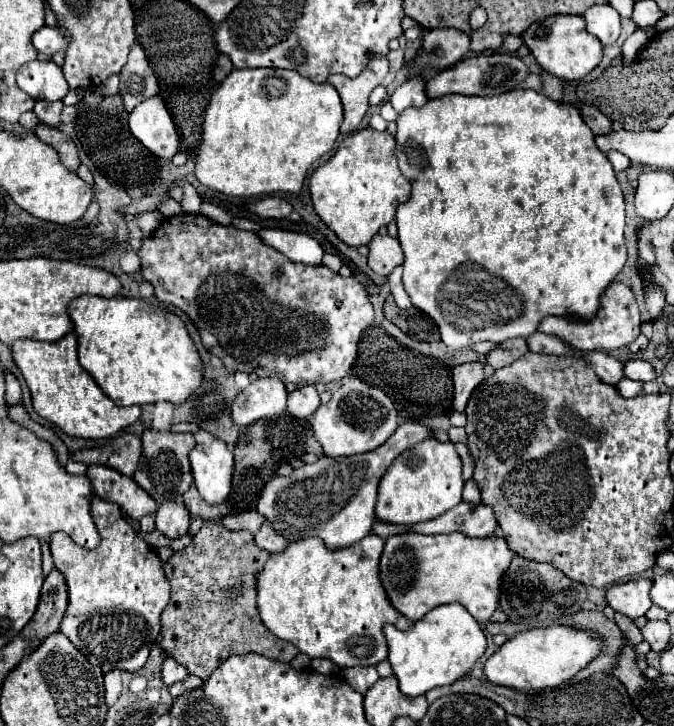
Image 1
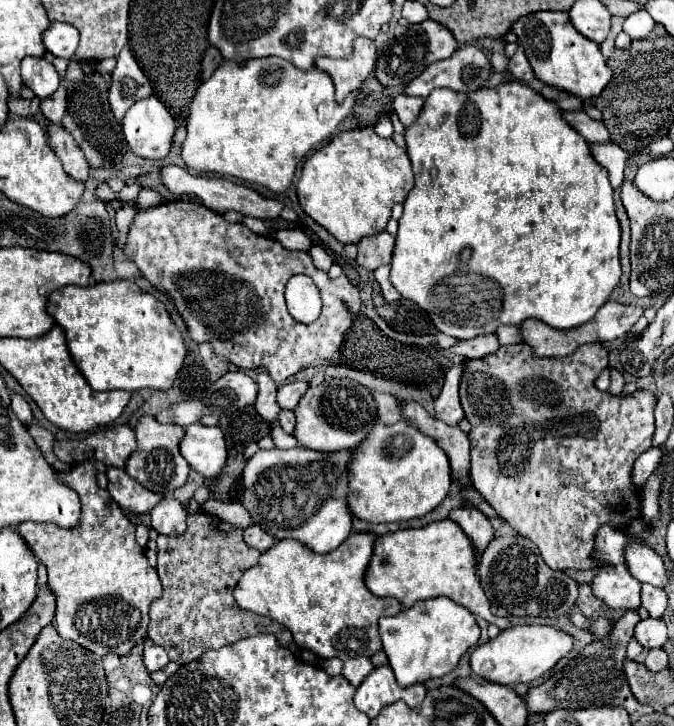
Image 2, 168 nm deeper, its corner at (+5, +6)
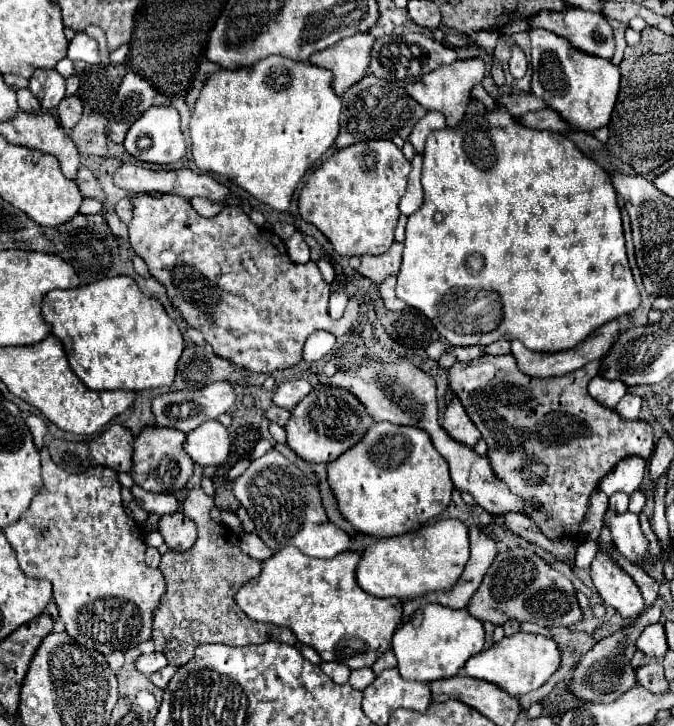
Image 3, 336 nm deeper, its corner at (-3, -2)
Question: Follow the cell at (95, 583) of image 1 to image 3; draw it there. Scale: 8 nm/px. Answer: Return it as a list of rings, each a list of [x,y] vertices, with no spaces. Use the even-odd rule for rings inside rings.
[[[46,447],[40,449],[40,457],[42,457],[42,493],[36,495],[30,503],[30,507],[26,509],[26,513],[22,513],[22,519],[18,519],[18,523],[12,523],[10,527],[4,527],[4,535],[8,539],[8,543],[12,545],[12,549],[16,551],[18,555],[18,563],[20,563],[20,569],[28,575],[28,577],[36,577],[36,579],[48,579],[54,587],[54,601],[58,605],[58,611],[60,611],[60,619],[64,621],[66,625],[66,633],[70,637],[74,637],[80,645],[86,645],[90,649],[96,649],[100,651],[102,655],[110,655],[112,651],[128,651],[136,645],[140,645],[142,641],[148,641],[150,635],[152,635],[152,617],[154,617],[154,607],[158,607],[160,603],[160,597],[164,595],[164,577],[160,573],[160,569],[152,569],[144,563],[144,553],[146,553],[146,545],[144,545],[144,539],[142,539],[142,531],[140,527],[136,525],[134,519],[130,519],[122,507],[122,497],[120,497],[120,491],[122,491],[122,485],[118,483],[118,473],[112,471],[110,467],[102,467],[102,465],[94,465],[90,469],[86,469],[84,473],[66,473],[64,469],[60,469],[52,459],[50,459],[50,453]]]

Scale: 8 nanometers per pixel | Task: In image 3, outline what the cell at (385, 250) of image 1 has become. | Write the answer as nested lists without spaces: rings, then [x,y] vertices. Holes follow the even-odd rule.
[[[392,243],[392,247],[384,255],[364,255],[358,273],[372,283],[382,283],[382,279],[390,275],[398,275],[402,263],[402,243]]]

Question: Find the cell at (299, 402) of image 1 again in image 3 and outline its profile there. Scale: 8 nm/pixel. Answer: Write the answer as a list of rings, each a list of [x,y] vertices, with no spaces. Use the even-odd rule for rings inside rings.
[[[304,379],[288,381],[288,383],[278,385],[278,389],[272,393],[272,401],[274,401],[274,405],[292,411],[298,405],[298,401],[304,399],[310,391],[312,391],[312,385]]]

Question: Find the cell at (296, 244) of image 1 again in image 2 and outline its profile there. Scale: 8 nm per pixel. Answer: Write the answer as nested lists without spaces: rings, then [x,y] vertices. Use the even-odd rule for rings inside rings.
[[[280,229],[274,233],[274,239],[290,251],[308,251],[312,247],[310,237],[300,229]]]

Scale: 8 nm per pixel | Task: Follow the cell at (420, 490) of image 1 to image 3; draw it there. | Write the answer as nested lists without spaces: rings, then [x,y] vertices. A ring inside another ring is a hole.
[[[374,423],[370,431],[362,437],[362,443],[356,443],[342,457],[334,459],[328,465],[328,485],[336,499],[340,515],[362,535],[372,537],[396,537],[416,531],[430,519],[438,517],[452,501],[452,479],[448,461],[434,449],[432,439],[420,427],[392,425],[392,423]]]

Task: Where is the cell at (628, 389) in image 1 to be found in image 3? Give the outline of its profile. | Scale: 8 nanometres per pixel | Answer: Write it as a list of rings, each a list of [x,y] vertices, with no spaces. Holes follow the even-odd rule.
[[[594,377],[588,385],[588,393],[604,407],[614,409],[618,405],[618,401],[624,397],[626,393],[626,385],[622,381],[608,381],[608,379],[600,379]]]

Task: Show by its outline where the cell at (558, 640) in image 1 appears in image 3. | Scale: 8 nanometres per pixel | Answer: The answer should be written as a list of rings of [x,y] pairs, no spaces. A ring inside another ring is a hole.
[[[518,631],[512,637],[504,637],[490,649],[484,649],[478,655],[474,655],[470,661],[466,661],[464,671],[468,677],[494,683],[508,695],[520,697],[524,693],[542,687],[558,667],[560,667],[560,649],[554,643],[554,639]]]

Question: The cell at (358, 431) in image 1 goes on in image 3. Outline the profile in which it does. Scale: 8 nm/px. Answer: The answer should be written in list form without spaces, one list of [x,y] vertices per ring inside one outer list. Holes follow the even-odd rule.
[[[320,385],[294,407],[292,417],[284,425],[286,445],[308,463],[330,463],[348,451],[354,443],[358,443],[368,427],[372,425],[372,417],[366,413],[364,405],[346,389]]]

